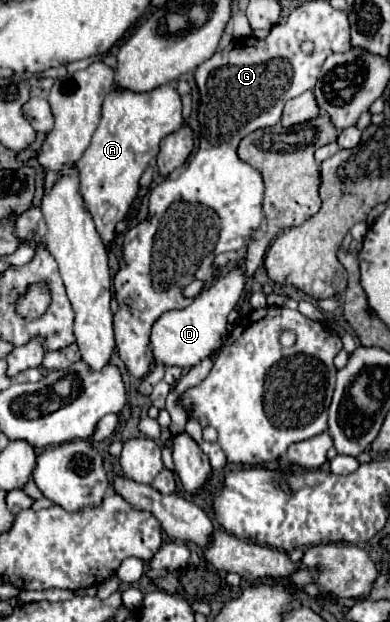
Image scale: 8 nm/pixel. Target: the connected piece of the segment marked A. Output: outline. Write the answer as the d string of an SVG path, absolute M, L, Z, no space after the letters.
M162 85L148 93L114 87L106 95L102 119L94 131L92 143L78 161L82 179L80 191L104 243L114 239L114 227L124 219L128 207L138 195L138 179L146 171L150 159L158 155L160 141L168 133L180 129L182 123L182 99L174 85Z

